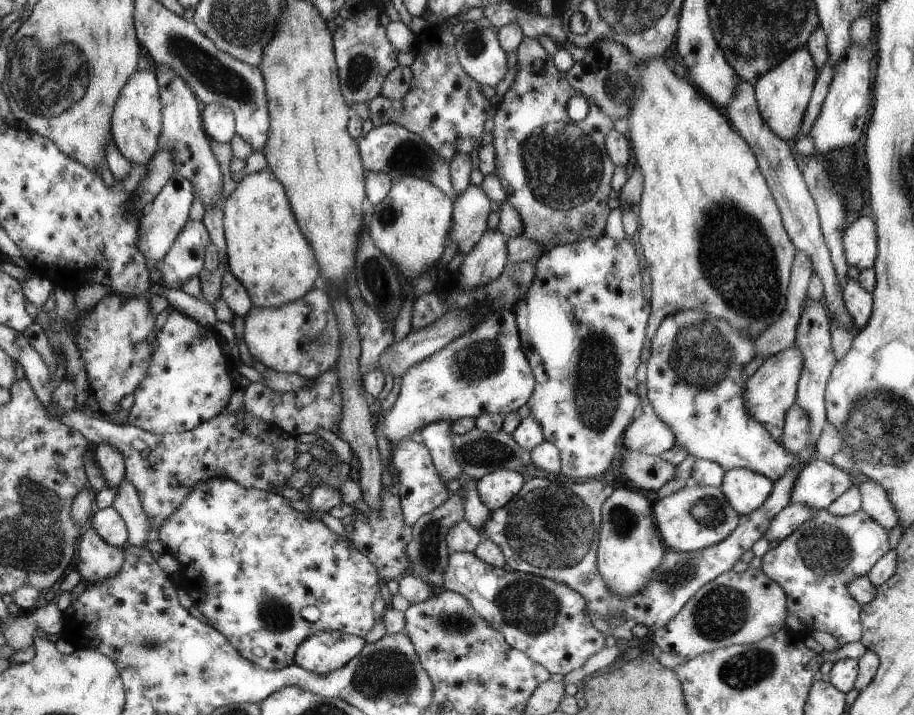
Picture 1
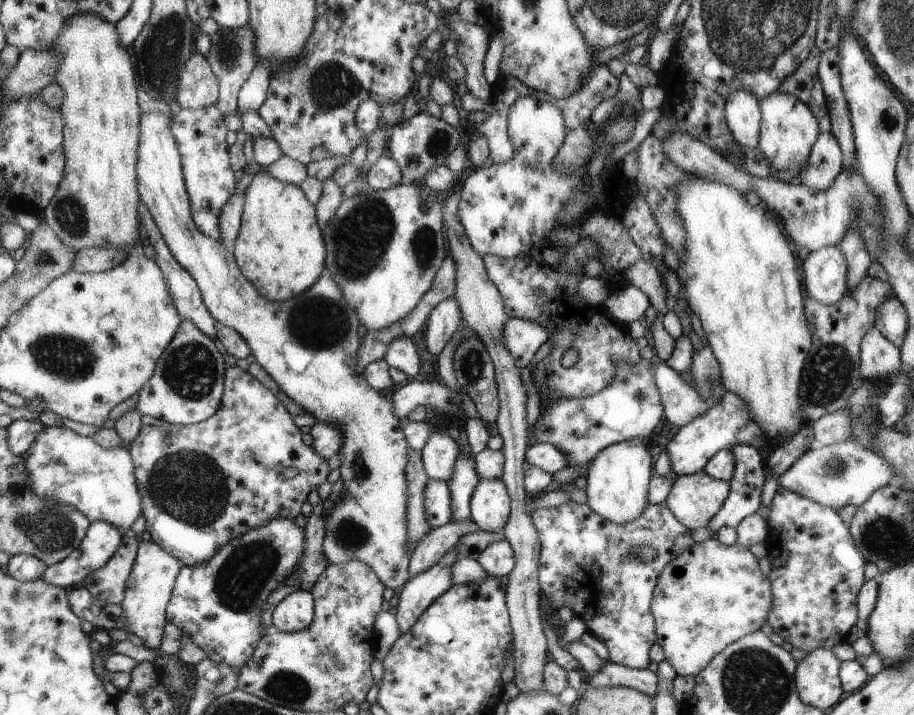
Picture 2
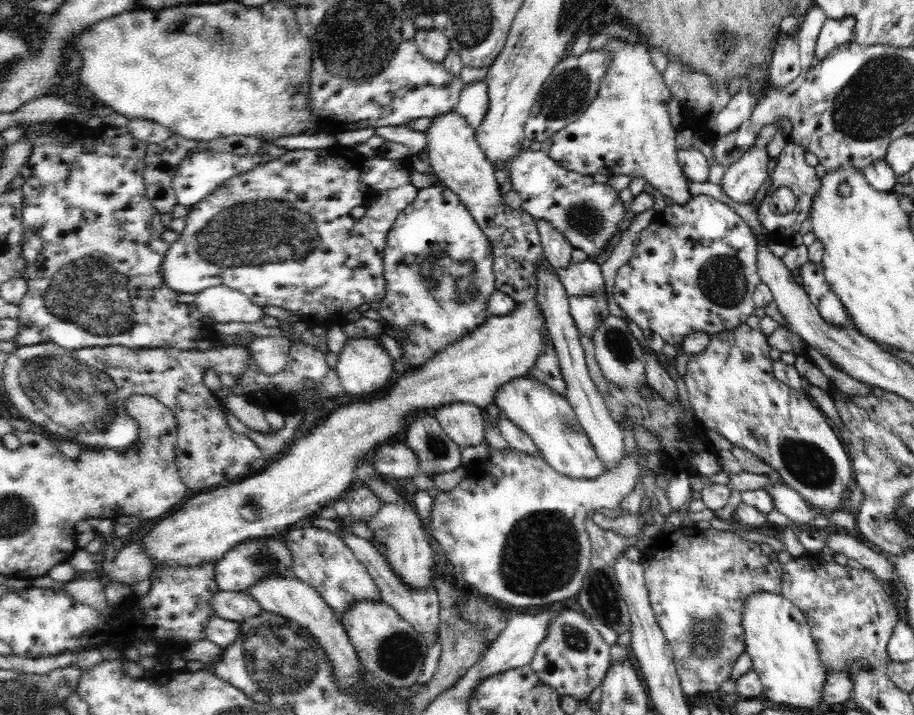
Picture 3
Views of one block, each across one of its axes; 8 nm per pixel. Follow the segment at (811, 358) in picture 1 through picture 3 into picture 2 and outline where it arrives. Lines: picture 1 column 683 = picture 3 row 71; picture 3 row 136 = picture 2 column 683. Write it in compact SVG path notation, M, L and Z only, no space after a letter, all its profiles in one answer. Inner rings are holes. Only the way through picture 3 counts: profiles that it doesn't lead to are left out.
M576 502L562 504L556 508L544 508L531 514L532 524L540 540L539 584L550 600L552 608L558 610L569 606L586 626L586 631L606 646L609 660L632 669L648 669L651 663L650 650L657 642L655 615L651 603L655 599L655 587L665 566L676 560L684 550L694 546L692 530L680 523L665 504L648 505L640 518L624 526L616 526L592 511L590 507ZM648 546L654 550L651 560L640 560L632 554L634 548Z

